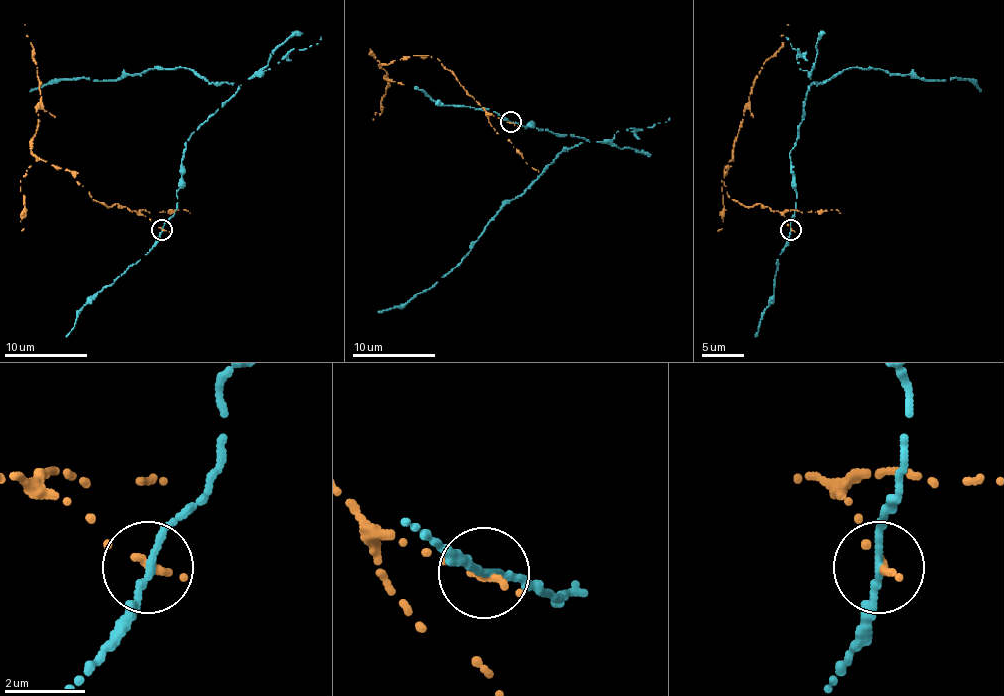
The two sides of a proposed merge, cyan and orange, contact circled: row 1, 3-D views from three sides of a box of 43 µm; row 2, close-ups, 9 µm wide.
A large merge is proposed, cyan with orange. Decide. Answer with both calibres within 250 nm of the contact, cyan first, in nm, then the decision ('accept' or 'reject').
calibres 160 and 170 nm; reject

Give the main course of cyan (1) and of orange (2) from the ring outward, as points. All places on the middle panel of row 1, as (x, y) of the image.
1: (511, 121), (525, 127), (531, 121), (538, 130), (583, 138), (500, 211), (436, 283), (378, 313)
2: (511, 123), (484, 109), (438, 59), (415, 55), (380, 65), (390, 80), (382, 111), (373, 119)

